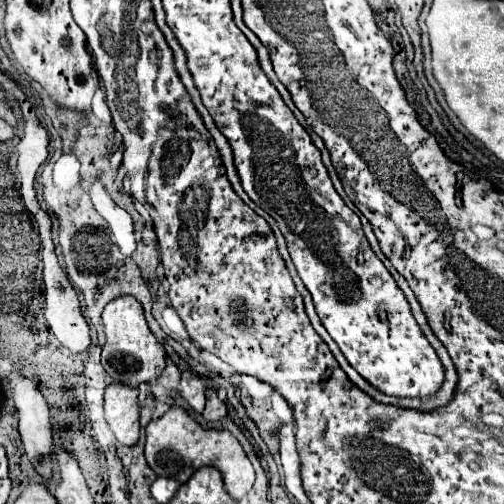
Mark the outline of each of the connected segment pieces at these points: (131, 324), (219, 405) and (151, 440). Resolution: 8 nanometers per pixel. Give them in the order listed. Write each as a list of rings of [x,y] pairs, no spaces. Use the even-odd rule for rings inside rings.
[[[121,295],[113,299],[103,311],[103,325],[107,341],[103,345],[101,363],[105,371],[117,383],[125,383],[129,387],[139,387],[141,383],[149,383],[159,377],[165,369],[165,349],[163,345],[151,335],[149,325],[143,315],[141,303],[131,295]]]
[[[215,389],[207,391],[207,405],[203,411],[203,419],[205,421],[219,421],[227,415],[227,405],[217,397]]]
[[[171,407],[165,415],[161,415],[159,419],[153,419],[147,425],[145,457],[157,475],[171,477],[179,483],[185,483],[191,477],[191,473],[199,467],[205,467],[205,465],[217,467],[223,473],[227,493],[237,501],[241,501],[255,483],[253,465],[247,459],[241,443],[227,429],[201,427],[183,407]]]

